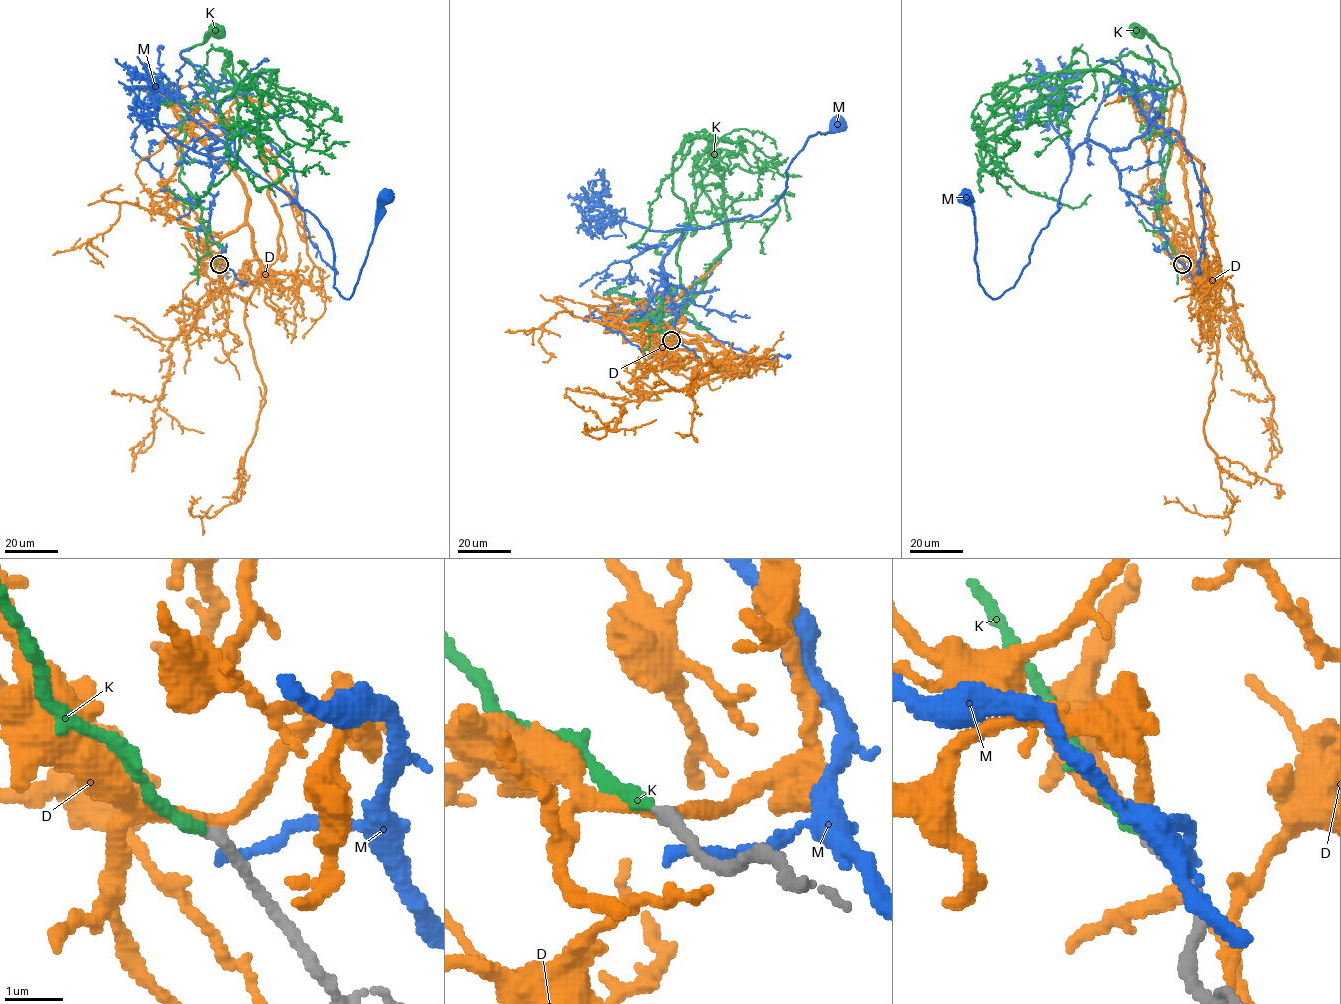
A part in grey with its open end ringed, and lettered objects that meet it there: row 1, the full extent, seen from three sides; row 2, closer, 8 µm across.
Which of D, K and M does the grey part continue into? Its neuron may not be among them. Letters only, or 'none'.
K

